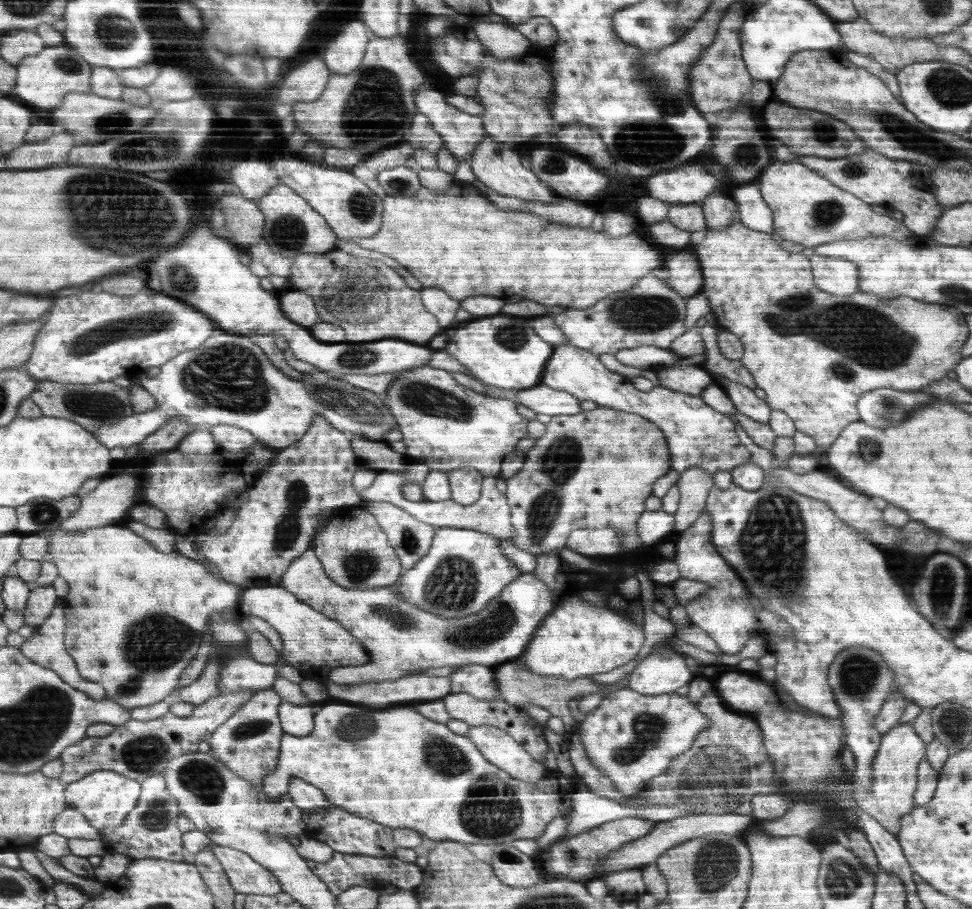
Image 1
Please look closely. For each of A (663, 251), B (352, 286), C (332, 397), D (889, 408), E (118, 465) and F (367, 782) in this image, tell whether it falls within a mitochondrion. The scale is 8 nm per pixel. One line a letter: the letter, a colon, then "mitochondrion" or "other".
A: other
B: mitochondrion
C: mitochondrion
D: mitochondrion
E: other
F: other

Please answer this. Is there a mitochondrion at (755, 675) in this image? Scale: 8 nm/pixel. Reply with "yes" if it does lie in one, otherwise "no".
no

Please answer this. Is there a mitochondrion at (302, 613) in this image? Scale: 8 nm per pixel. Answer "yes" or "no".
no

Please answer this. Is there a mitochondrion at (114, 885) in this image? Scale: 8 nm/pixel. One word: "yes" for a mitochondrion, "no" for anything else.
no

